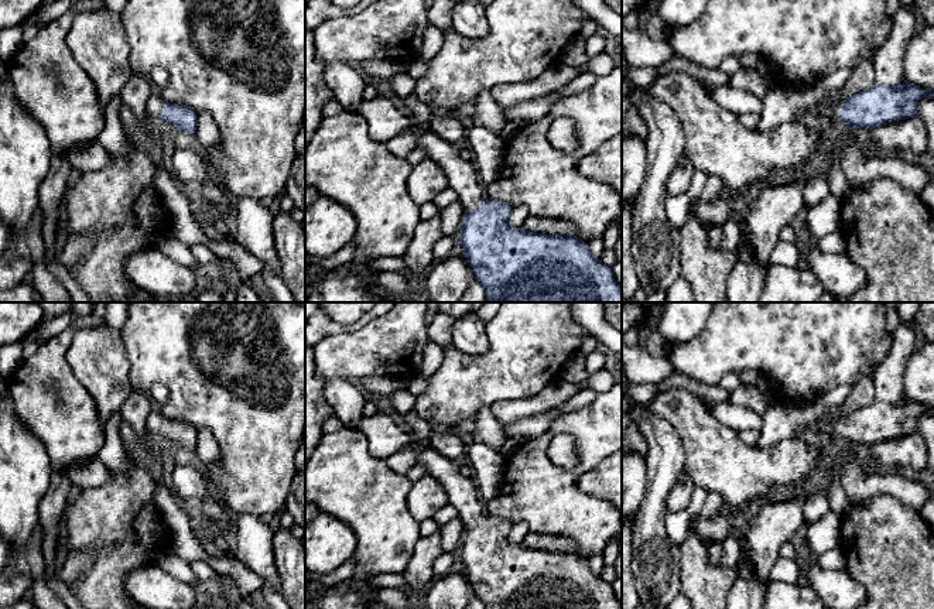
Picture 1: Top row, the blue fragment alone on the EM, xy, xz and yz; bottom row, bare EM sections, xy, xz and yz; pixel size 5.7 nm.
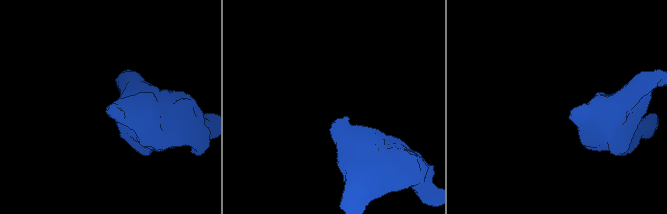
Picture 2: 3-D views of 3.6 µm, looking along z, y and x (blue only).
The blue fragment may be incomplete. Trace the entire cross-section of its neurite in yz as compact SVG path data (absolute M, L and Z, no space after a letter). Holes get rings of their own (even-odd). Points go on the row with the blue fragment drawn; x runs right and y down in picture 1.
M907 81L899 86L875 83L870 89L846 99L827 99L814 116L838 117L853 130L873 130L887 123L918 116L917 100L921 97L934 97L934 89L923 89Z

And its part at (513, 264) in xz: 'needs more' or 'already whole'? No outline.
needs more

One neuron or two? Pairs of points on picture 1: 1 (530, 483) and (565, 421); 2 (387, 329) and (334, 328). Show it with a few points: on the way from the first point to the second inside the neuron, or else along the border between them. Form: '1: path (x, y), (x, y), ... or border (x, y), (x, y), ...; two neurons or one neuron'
1: path (530, 468), (531, 454), (550, 434); one neuron
2: border (380, 317), (358, 329), (327, 336); two neurons

